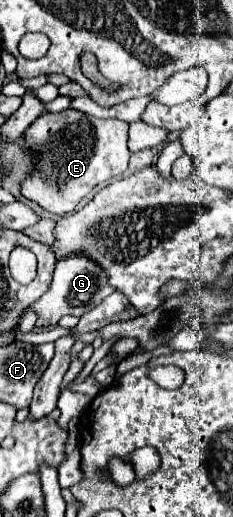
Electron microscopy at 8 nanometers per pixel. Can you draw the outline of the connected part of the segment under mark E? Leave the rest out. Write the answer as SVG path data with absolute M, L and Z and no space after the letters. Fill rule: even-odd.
M71 107L61 113L39 115L25 131L27 145L39 151L39 167L21 185L23 195L55 215L67 215L75 211L77 203L97 183L117 177L127 169L131 157L127 149L127 131L129 123L125 121L89 117Z

